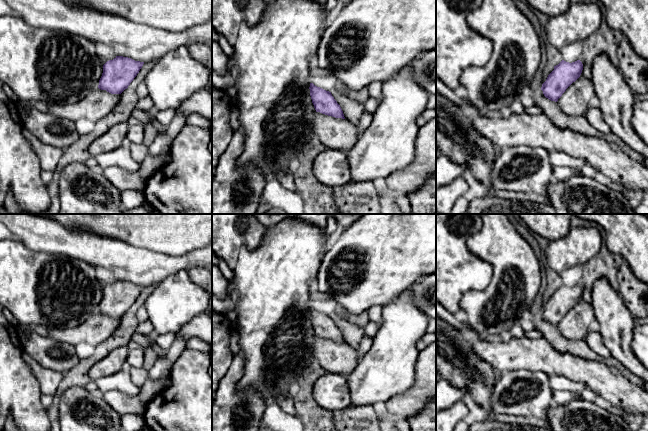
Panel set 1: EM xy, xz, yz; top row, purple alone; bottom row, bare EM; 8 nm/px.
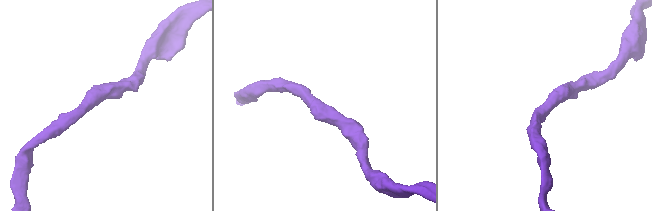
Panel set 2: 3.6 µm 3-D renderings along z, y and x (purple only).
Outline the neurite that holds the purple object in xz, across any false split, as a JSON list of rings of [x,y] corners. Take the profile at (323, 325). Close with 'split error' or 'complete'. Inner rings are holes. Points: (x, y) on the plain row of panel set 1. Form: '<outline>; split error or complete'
[[[310,307],[310,320],[316,334],[312,355],[329,373],[349,376],[357,367],[357,349],[346,344],[331,316]]]; split error

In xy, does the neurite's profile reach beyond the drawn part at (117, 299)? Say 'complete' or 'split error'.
split error

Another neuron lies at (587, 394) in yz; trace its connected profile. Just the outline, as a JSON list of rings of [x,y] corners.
[[[585,388],[585,389],[581,390],[579,392],[579,395],[582,399],[584,399],[586,401],[591,401],[591,402],[595,402],[596,399],[599,397],[599,395],[597,393],[595,393],[594,391],[592,391],[589,388]]]

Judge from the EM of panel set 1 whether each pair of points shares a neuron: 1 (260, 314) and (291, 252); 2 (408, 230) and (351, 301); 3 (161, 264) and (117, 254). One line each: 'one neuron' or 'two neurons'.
1: one neuron
2: one neuron
3: one neuron

